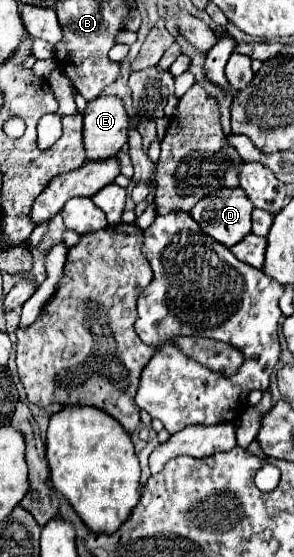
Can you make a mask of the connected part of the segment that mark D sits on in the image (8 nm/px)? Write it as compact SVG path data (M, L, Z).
M219 189L203 197L191 211L199 227L225 247L233 247L251 233L253 205L243 189Z

